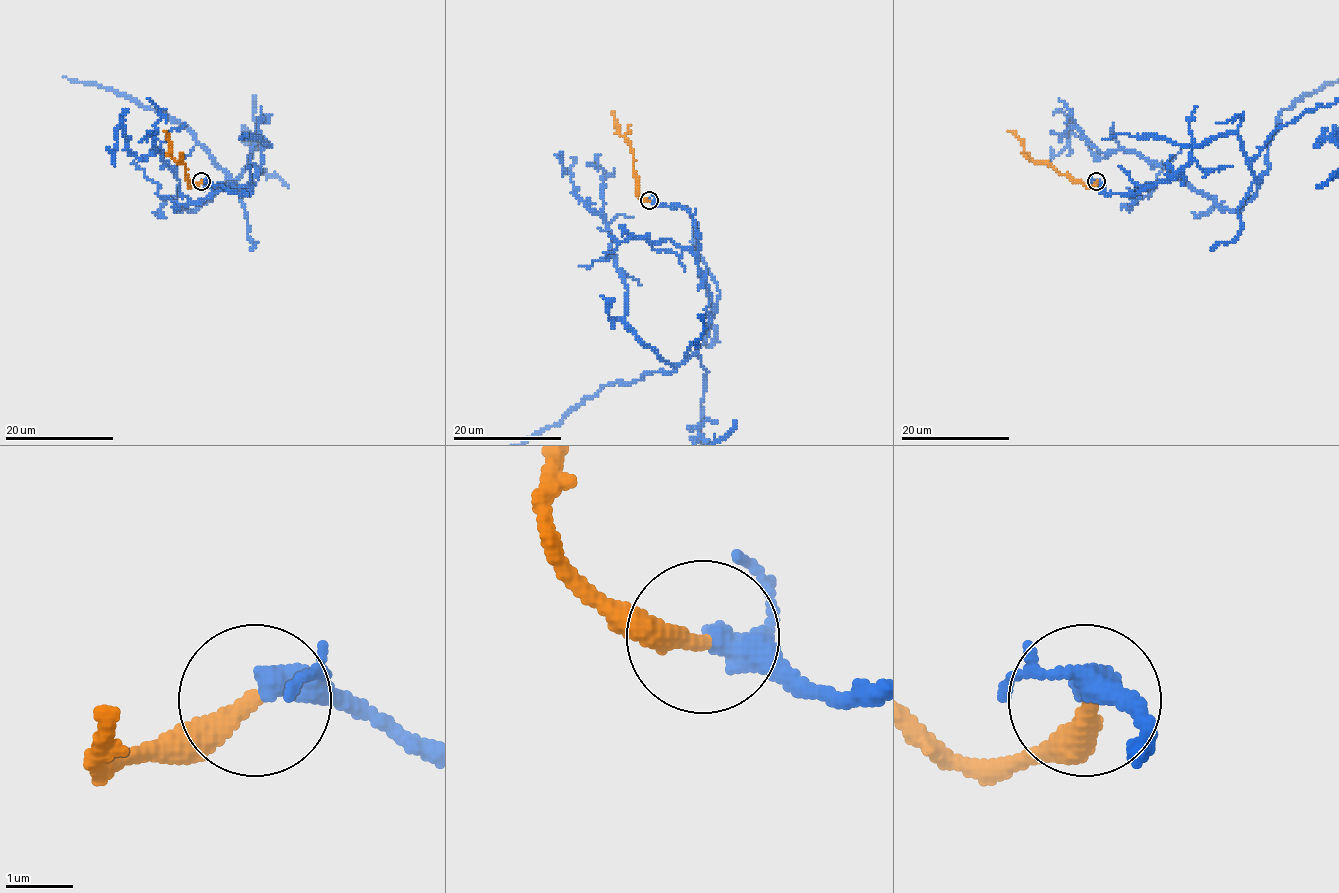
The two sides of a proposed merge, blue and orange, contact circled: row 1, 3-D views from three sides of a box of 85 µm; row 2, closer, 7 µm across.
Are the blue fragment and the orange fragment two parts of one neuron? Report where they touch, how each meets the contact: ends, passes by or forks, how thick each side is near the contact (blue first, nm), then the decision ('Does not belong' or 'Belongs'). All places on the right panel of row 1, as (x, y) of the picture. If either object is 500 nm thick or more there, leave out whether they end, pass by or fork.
Place: (1096, 181). At the ring blue passes by. At the ring orange ends. Thickness 320 nm (blue) against 320 nm. Belongs

